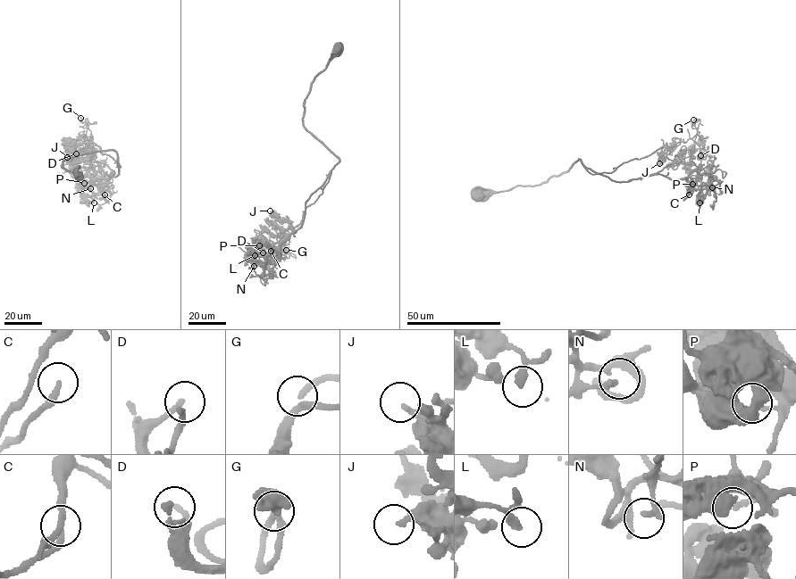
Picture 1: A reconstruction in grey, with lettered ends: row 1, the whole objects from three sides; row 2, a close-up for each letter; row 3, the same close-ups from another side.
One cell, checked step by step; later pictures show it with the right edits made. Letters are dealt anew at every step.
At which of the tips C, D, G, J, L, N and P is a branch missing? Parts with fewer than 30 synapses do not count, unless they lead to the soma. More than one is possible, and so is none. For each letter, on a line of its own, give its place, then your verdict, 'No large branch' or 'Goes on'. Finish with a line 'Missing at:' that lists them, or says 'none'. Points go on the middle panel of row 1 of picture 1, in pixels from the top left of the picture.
C: Place: (271, 251). Goes on
D: Place: (263, 252). Goes on
G: Place: (286, 250). Goes on
J: Place: (270, 210). No large branch
L: Place: (255, 255). No large branch
N: Place: (254, 266). No large branch
P: Place: (259, 245). No large branch
Missing at: C, D, G

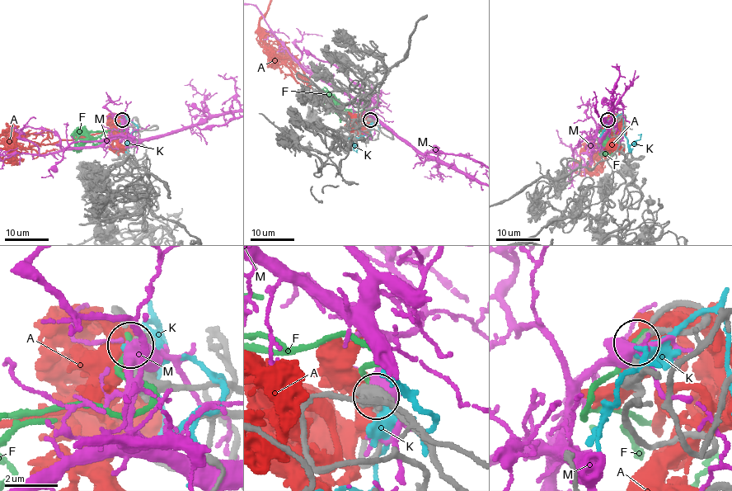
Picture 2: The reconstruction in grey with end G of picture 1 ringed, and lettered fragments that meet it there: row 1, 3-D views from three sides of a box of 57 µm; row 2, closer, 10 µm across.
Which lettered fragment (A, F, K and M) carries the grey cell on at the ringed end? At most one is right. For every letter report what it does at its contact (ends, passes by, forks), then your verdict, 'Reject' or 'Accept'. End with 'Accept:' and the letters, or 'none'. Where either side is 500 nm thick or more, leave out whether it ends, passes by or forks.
A: It forks there. Reject
F: It ends there. Accept
K: It passes by. Reject
M: Reject
Accept: F

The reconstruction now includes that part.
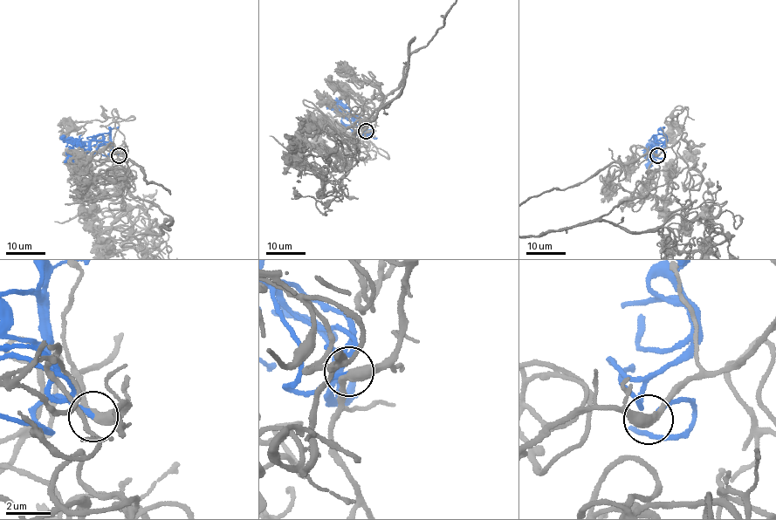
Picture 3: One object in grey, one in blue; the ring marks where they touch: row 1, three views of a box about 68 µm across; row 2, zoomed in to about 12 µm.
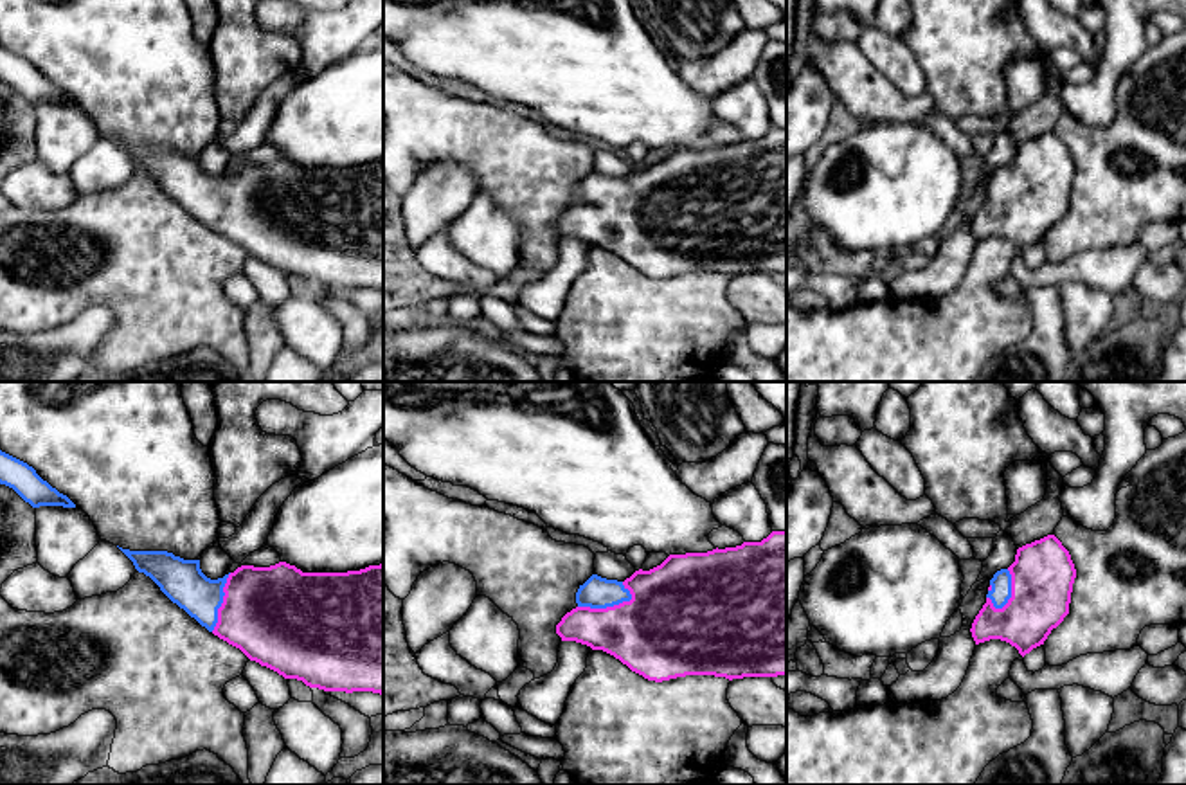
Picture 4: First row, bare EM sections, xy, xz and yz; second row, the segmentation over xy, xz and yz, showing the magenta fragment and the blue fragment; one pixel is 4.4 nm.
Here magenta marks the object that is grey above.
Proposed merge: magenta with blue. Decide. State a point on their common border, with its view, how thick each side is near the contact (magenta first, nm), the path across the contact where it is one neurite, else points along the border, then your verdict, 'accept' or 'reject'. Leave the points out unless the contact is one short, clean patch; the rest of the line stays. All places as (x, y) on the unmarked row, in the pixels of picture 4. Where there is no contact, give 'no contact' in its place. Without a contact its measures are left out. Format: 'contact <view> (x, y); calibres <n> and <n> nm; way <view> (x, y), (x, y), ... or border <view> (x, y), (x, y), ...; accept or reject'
contact xz (607, 204); calibres 380 and 140 nm; accept

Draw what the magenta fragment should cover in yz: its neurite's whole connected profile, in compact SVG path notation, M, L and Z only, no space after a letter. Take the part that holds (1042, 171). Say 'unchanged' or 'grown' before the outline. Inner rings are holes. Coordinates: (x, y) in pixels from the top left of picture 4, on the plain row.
grown | M1055 131L1019 144L1015 158L990 176L986 200L970 225L975 241L1001 236L1015 243L1022 254L1044 241L1051 227L1069 211L1074 175L1071 151Z

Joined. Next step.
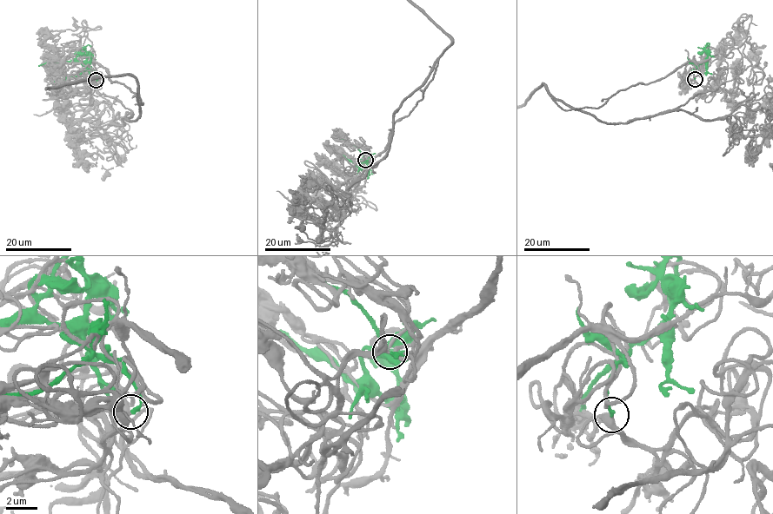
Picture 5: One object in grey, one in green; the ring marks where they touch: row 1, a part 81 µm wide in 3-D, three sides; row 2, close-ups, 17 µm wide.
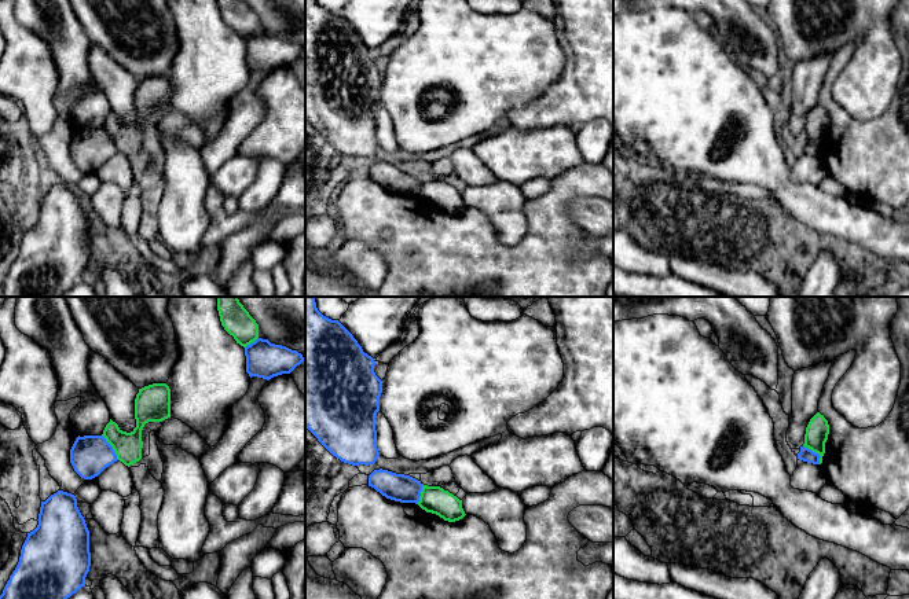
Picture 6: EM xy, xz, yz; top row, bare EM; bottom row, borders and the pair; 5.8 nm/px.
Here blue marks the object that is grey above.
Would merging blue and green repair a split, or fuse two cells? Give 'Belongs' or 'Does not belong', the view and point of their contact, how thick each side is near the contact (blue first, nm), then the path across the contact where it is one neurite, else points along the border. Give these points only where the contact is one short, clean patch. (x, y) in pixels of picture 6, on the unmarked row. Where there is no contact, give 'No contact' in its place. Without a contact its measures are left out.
Does not belong. Touches blue at xy (112, 139). Thickness 240 nm (blue) against 160 nm

